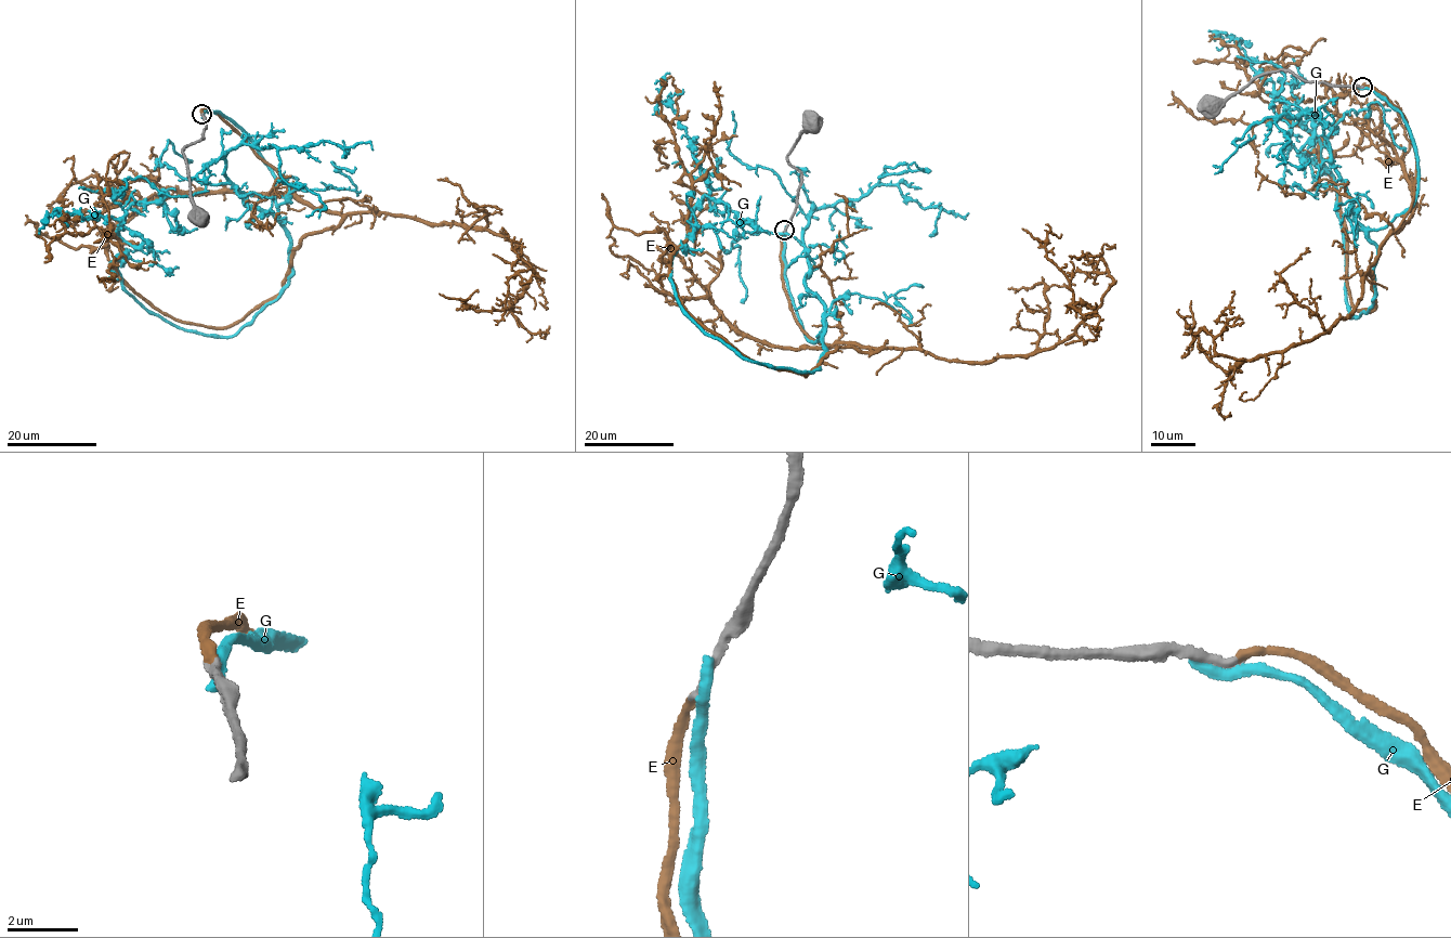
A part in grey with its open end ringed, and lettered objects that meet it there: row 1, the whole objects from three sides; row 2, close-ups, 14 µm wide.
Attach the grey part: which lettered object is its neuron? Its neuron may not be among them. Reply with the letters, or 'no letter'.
E

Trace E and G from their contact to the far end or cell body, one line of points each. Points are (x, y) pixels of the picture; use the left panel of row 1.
E: (201, 114), (291, 193), (105, 193), (109, 261), (120, 239), (64, 225), (74, 161), (63, 160)
G: (201, 116), (252, 142), (289, 243), (289, 284), (232, 336), (126, 290), (127, 212), (38, 234)

